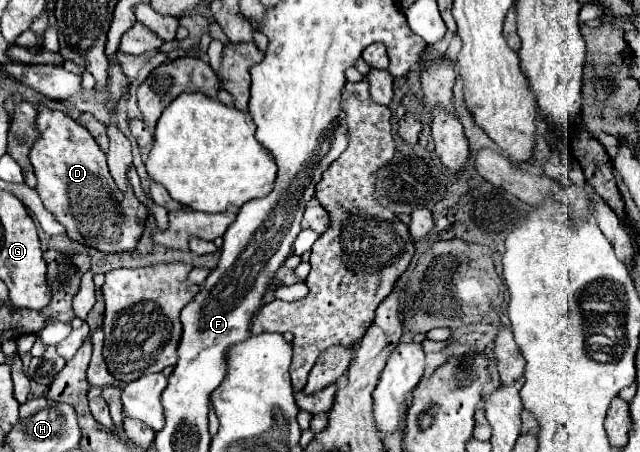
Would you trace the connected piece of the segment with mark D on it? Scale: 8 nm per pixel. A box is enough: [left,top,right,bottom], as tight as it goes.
[30,106,150,254]

